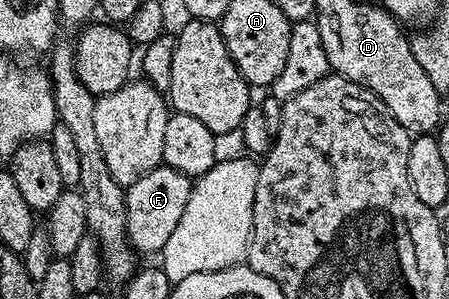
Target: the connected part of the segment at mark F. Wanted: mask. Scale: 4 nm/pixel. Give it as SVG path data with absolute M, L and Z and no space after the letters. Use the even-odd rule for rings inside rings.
M160 164L153 168L153 172L145 172L141 180L126 187L127 241L130 242L132 250L140 255L158 255L162 251L165 240L169 240L169 235L177 229L177 224L181 221L185 204L189 204L192 185L192 179Z

